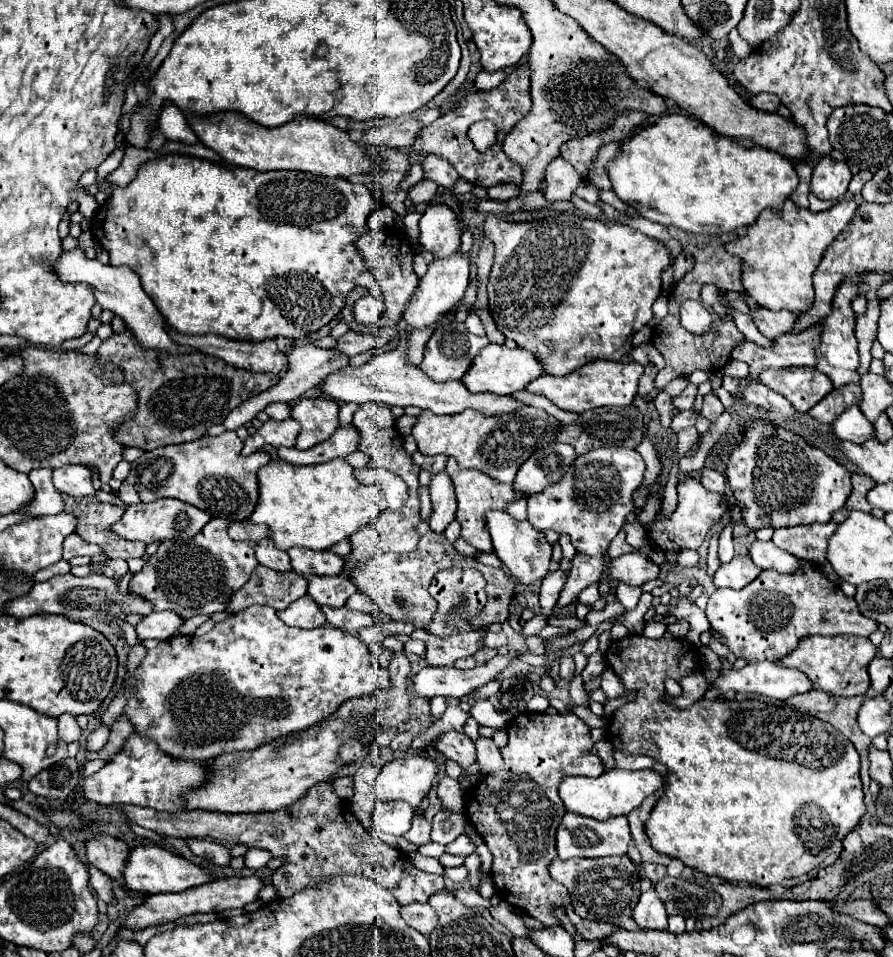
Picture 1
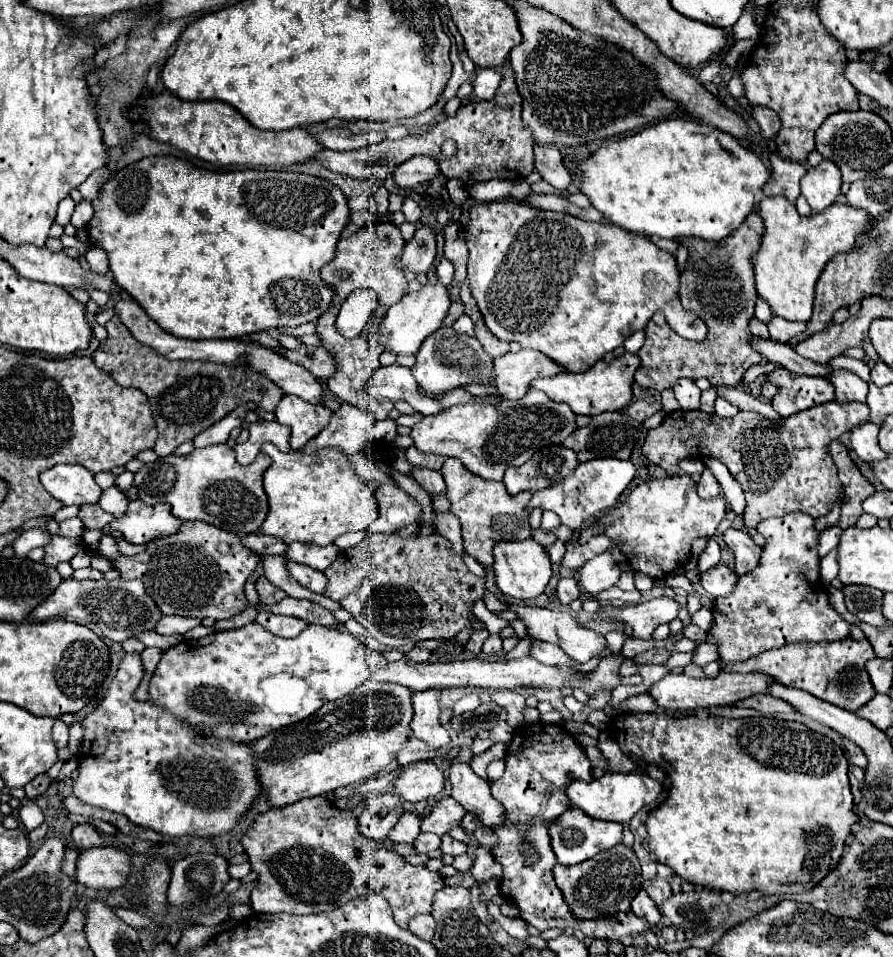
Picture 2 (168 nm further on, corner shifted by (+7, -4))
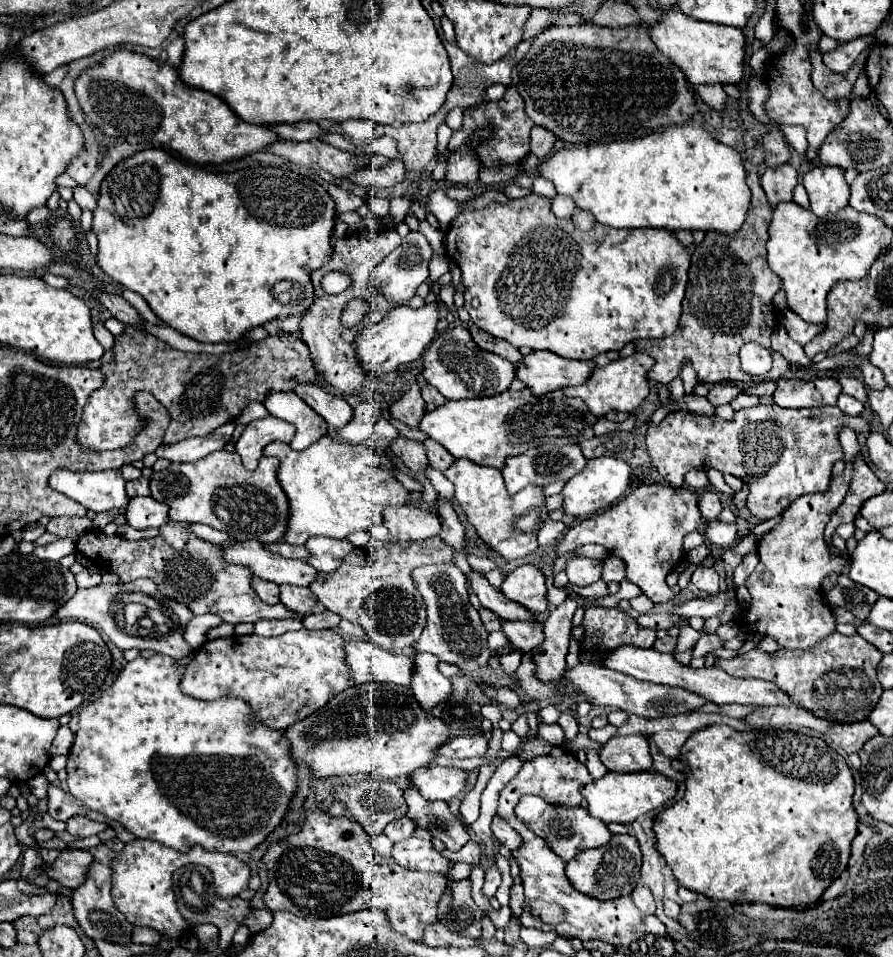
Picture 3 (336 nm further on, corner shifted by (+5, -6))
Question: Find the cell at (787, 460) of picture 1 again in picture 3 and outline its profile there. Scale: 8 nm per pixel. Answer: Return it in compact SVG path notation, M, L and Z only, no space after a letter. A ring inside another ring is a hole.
M759 404L755 408L745 408L733 414L731 420L723 420L719 416L695 416L689 412L671 412L657 426L647 424L645 444L647 452L653 460L653 466L659 474L673 486L685 486L685 474L693 468L709 470L715 468L719 472L729 472L741 478L749 486L747 508L759 520L769 520L777 514L783 514L787 506L811 492L827 490L831 482L831 468L837 460L843 458L843 448L839 444L839 428L849 426L855 432L869 432L871 424L863 416L847 416L837 406L821 406L821 408L779 408L773 404Z

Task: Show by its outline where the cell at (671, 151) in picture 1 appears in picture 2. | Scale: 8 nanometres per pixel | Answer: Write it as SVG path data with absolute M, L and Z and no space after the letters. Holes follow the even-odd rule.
M669 118L669 120L661 120L637 134L631 134L631 136L625 136L625 138L617 138L617 140L607 140L601 144L599 150L595 150L587 160L581 162L579 170L583 174L583 184L581 184L581 192L587 194L591 198L591 204L603 212L615 226L621 226L629 232L637 232L637 234L645 234L645 236L661 236L661 238L683 238L683 236L691 236L691 238L701 238L701 240L721 240L725 236L729 236L731 230L737 230L743 220L755 210L755 204L757 204L757 192L763 190L763 186L771 180L771 170L763 164L763 160L749 148L743 148L741 144L737 144L741 150L737 152L733 148L733 144L727 144L725 146L725 138L729 136L723 136L719 134L715 138L715 132L711 126L707 124L701 124L701 122L695 122L695 120L685 120L685 118Z

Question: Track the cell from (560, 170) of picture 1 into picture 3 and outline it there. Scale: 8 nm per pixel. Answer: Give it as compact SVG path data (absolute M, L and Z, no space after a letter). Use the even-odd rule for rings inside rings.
M533 126L531 130L531 152L539 158L539 160L545 160L549 154L551 154L551 148L555 144L555 134L541 128L541 126Z

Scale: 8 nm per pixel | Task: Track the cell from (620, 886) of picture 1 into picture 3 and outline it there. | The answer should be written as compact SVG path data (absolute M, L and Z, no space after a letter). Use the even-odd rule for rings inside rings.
M629 834L613 836L607 842L607 846L583 850L573 860L567 862L565 872L567 872L567 878L571 880L571 884L583 894L591 894L599 900L627 896L627 894L631 894L631 890L637 886L637 882L641 878L641 874L639 874L641 872L641 850L639 850L637 838L629 836Z

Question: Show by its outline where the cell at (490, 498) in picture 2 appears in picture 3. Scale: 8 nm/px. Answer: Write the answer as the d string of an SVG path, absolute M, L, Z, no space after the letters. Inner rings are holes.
M455 460L455 464L449 466L443 474L453 482L457 502L489 548L493 548L507 560L523 558L537 550L537 532L549 516L543 488L525 486L519 494L511 496L505 490L503 478L497 468L479 466L471 460Z

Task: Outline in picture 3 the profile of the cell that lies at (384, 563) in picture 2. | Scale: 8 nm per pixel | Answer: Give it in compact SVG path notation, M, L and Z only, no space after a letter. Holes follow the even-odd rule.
M431 538L431 542L393 542L385 546L371 540L369 546L355 548L339 570L331 574L317 572L309 588L327 610L363 626L369 640L377 646L385 650L405 650L419 640L427 618L423 600L411 582L411 570L431 562L453 564L453 548L441 538Z

